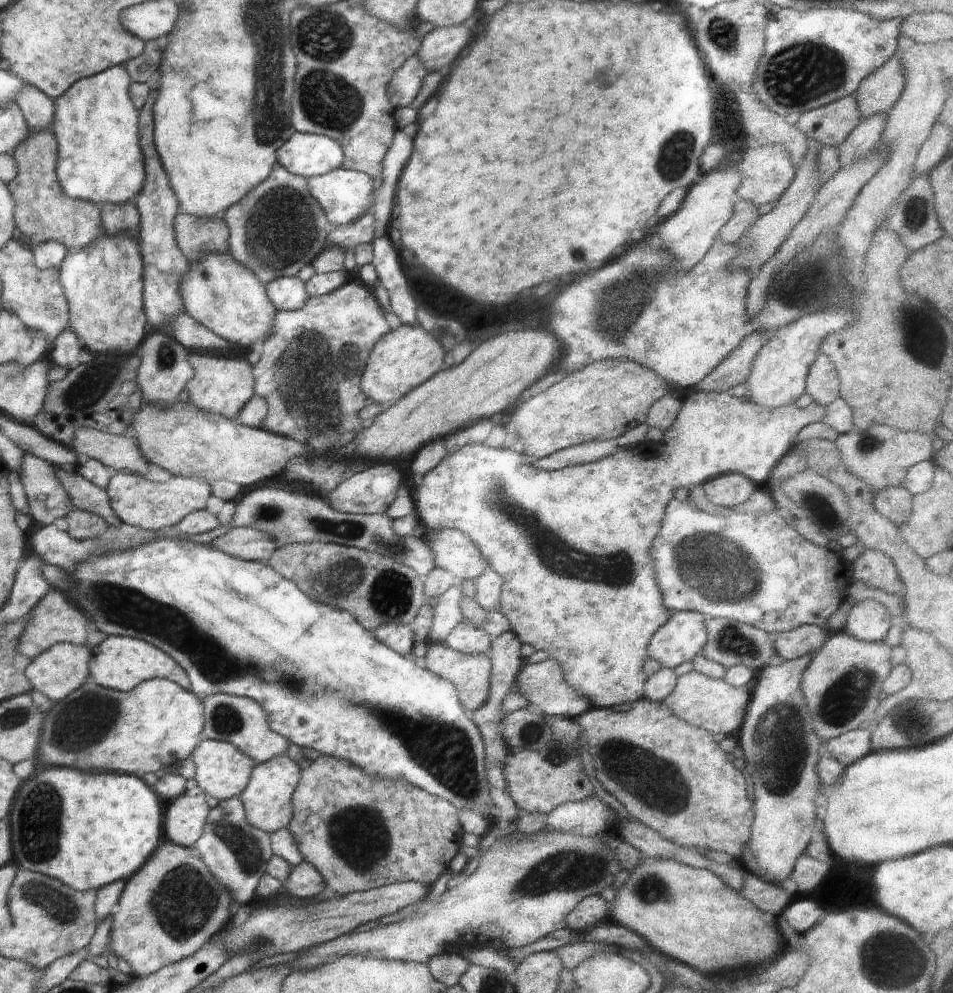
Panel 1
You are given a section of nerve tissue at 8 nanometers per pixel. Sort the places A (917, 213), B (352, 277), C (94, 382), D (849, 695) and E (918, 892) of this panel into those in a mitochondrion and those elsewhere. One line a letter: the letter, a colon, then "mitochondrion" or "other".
A: mitochondrion
B: other
C: mitochondrion
D: mitochondrion
E: other

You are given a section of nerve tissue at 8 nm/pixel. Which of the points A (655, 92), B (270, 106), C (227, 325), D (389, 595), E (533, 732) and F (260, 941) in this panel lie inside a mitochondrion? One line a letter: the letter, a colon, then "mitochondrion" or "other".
A: other
B: mitochondrion
C: other
D: mitochondrion
E: mitochondrion
F: mitochondrion

